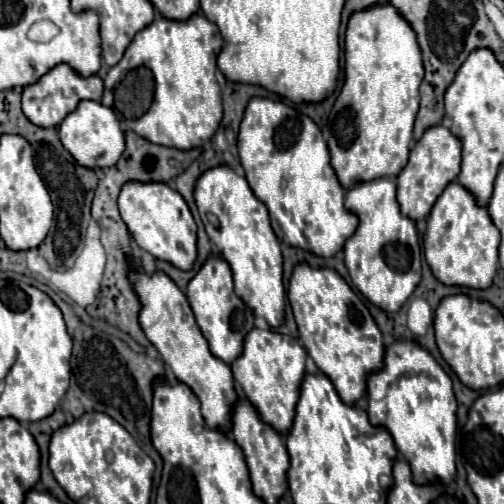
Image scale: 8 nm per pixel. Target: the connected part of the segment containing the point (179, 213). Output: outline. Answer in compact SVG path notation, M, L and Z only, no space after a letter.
M127 182L119 194L119 212L139 248L147 250L157 260L167 260L185 272L197 260L197 224L183 196L167 184Z

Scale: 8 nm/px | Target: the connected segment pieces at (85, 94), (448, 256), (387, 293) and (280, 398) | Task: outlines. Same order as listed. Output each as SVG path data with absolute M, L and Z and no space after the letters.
M59 64L49 70L37 84L23 88L23 114L39 128L57 128L61 120L77 108L81 100L95 100L99 102L103 96L103 80L99 76L81 78L73 68L67 64Z
M451 182L437 198L429 218L425 234L425 260L433 276L447 286L465 286L485 290L493 284L497 274L497 246L499 230L491 222L487 208L477 206L473 194L461 184Z
M387 178L361 182L345 194L345 208L359 218L357 232L347 240L345 266L357 290L383 312L397 312L421 280L421 248L415 222L401 214L397 184Z
M253 328L243 344L243 354L231 364L237 388L257 410L257 416L275 432L287 434L291 428L291 416L295 416L295 400L299 400L299 380L305 376L305 350L303 346L287 334L277 334L273 330Z

